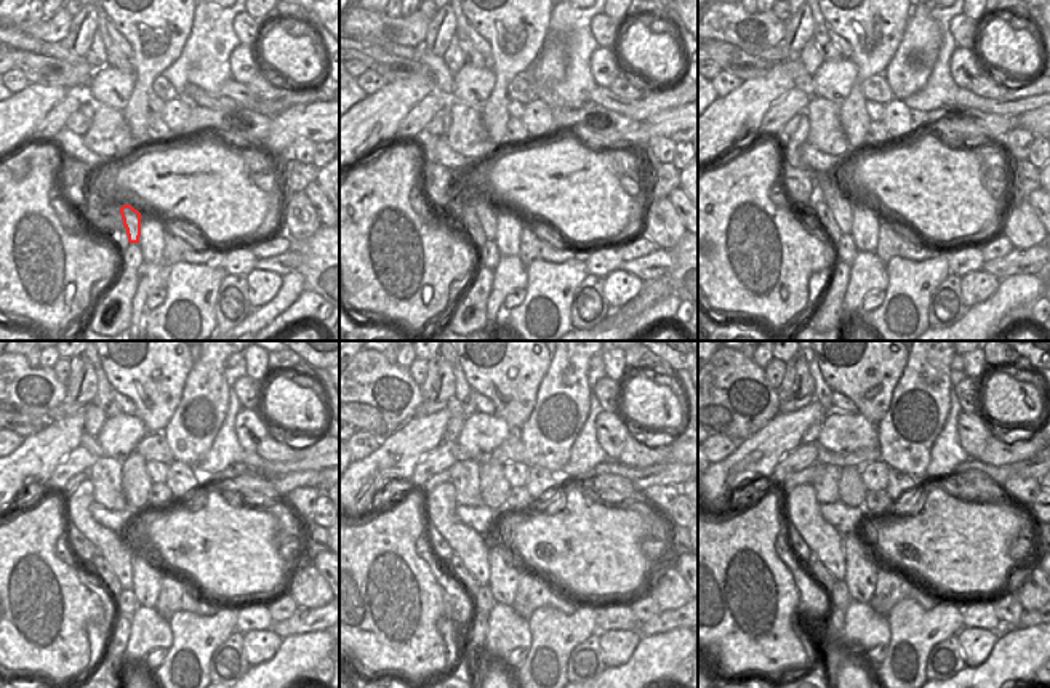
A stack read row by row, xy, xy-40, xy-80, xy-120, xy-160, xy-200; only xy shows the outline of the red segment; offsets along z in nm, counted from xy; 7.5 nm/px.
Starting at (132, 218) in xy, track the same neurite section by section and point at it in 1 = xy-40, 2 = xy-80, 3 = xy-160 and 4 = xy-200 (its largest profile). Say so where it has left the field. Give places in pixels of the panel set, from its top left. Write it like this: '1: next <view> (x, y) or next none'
1: next xy-40 (487, 215)
2: next xy-80 (841, 207)
3: next xy-160 (439, 506)
4: next xy-200 (802, 511)

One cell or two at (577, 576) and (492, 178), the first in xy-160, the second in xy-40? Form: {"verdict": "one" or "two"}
{"verdict": "one"}

